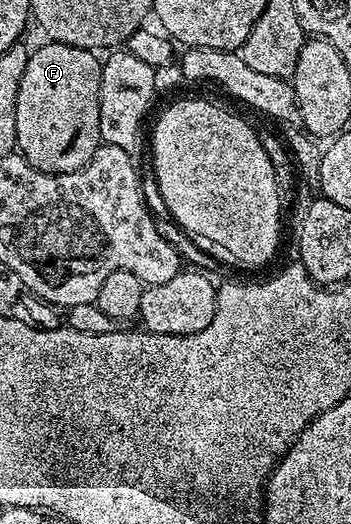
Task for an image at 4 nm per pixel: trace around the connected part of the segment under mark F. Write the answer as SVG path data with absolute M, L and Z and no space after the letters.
M46 42L43 48L33 49L28 58L28 66L24 66L24 78L20 78L20 94L16 94L16 138L18 139L17 151L30 165L41 172L54 172L58 176L60 174L68 174L80 170L94 157L94 152L99 146L98 135L100 134L100 74L102 73L102 65L99 57L89 48L77 48L76 46L68 46L67 44L55 44Z

